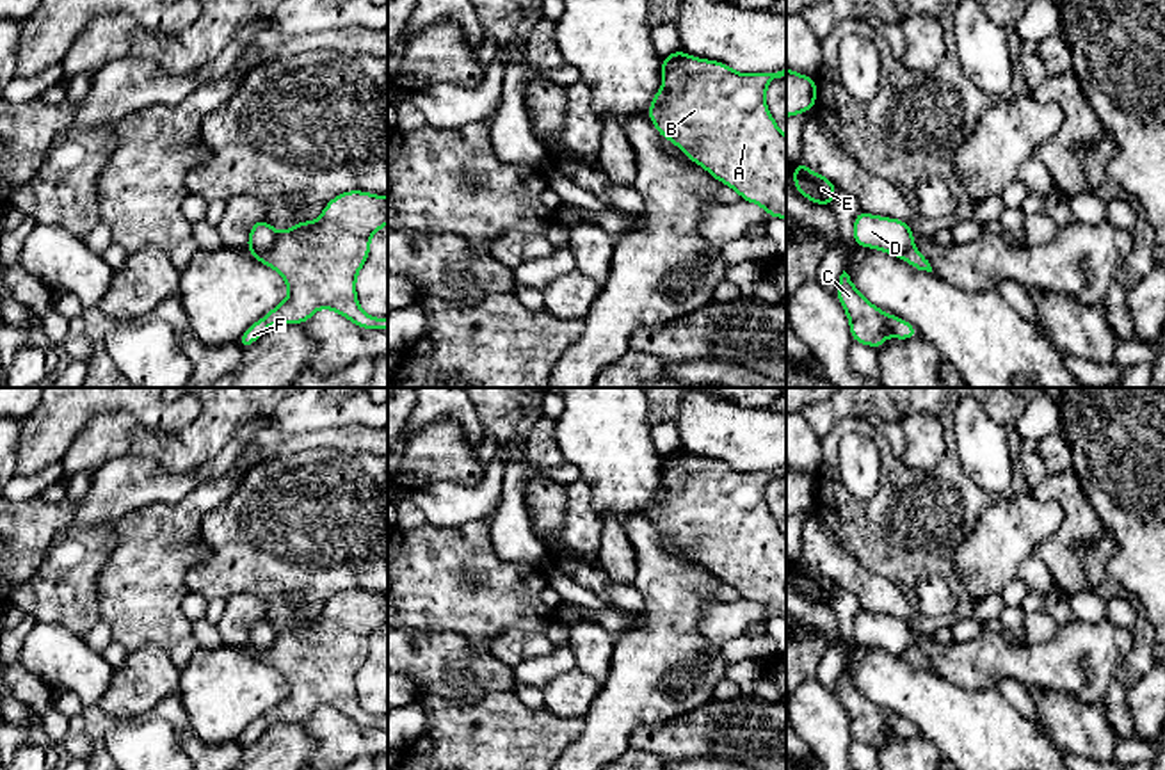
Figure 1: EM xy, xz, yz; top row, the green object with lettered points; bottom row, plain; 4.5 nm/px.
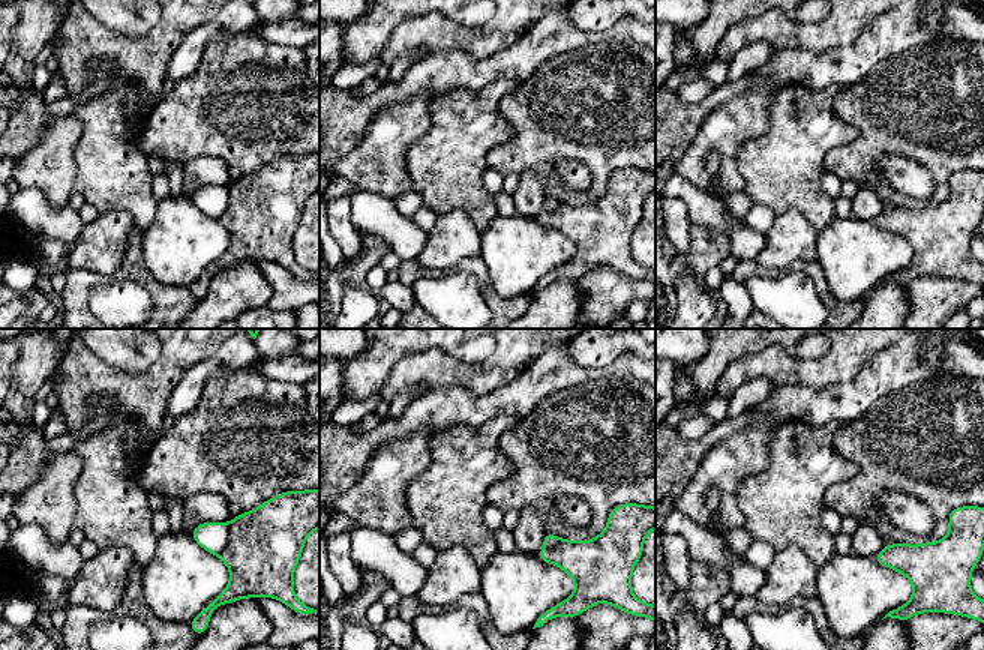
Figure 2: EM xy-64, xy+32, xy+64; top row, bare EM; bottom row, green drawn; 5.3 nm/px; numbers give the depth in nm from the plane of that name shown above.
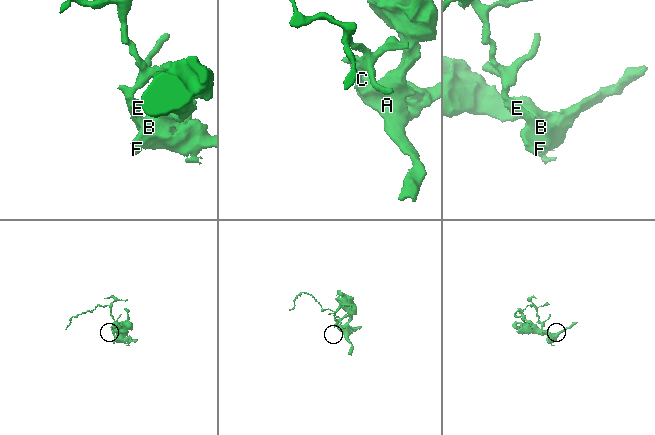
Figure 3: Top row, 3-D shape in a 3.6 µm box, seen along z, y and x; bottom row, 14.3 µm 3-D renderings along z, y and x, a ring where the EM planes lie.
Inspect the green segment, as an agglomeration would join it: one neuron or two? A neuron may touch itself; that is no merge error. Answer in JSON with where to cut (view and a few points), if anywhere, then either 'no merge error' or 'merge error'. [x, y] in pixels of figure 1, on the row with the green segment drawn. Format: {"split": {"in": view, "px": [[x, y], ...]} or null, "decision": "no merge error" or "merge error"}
{"split": {"in": "xz", "px": [[664, 84], [667, 98], [651, 107]]}, "decision": "merge error"}

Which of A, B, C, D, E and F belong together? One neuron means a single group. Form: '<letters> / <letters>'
A B C F / D E

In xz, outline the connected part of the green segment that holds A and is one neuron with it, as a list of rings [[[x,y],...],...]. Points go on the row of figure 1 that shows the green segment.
[[[679,50],[662,59],[662,76],[669,98],[646,112],[660,137],[671,139],[690,162],[735,188],[742,199],[759,205],[772,219],[786,219],[786,137],[765,103],[768,84],[786,76],[786,69],[742,75]]]

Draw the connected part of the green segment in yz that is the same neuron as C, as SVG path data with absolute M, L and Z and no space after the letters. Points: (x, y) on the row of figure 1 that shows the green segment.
M845 270L838 279L836 295L850 320L852 341L864 343L879 350L888 334L896 340L911 340L918 336L918 329L911 322L888 315L868 302L857 292Z

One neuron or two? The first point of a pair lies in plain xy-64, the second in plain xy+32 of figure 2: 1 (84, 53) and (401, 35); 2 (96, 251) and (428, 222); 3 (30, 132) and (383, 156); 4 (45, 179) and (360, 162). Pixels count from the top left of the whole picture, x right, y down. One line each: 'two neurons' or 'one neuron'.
1: one neuron
2: two neurons
3: two neurons
4: one neuron

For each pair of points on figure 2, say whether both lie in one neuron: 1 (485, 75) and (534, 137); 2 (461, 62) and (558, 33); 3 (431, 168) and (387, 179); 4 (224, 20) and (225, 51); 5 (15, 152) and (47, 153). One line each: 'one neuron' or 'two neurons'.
1: two neurons
2: one neuron
3: two neurons
4: two neurons
5: two neurons

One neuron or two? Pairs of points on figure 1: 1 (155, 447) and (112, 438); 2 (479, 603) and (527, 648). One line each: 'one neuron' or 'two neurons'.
1: one neuron
2: two neurons

